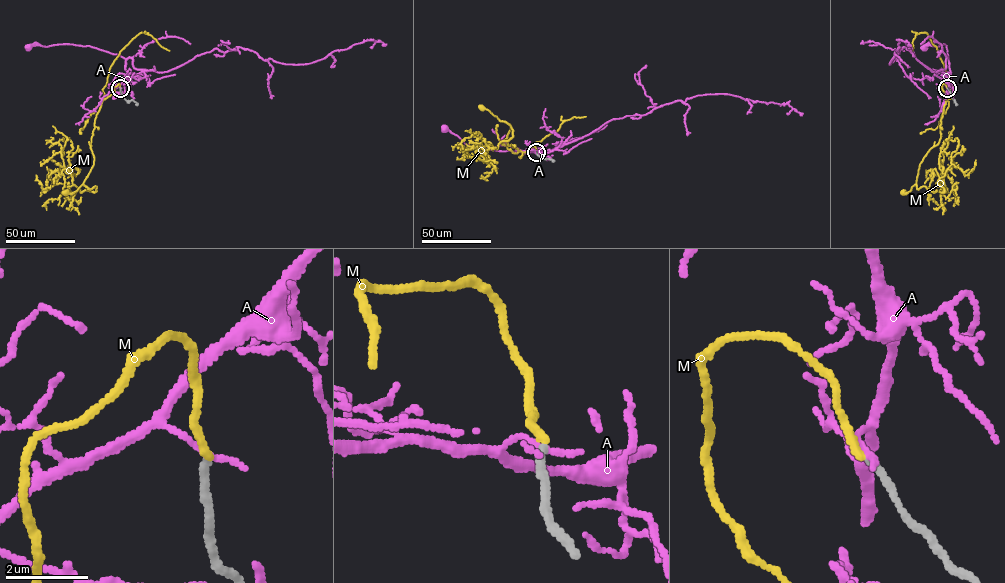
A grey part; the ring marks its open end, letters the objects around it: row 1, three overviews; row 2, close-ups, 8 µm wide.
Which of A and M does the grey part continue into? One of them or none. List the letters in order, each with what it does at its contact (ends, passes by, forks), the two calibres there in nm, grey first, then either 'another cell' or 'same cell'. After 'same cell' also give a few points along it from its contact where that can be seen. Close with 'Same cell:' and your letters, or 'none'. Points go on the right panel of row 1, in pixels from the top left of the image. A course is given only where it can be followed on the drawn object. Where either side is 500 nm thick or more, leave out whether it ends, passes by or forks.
A: it ends; calibres 190 and 160 nm; another cell
M: it ends; calibres 180 and 190 nm; same cell; course (947, 88), (942, 85), (947, 98), (939, 143), (920, 163), (916, 182), (911, 190), (903, 192)
Same cell: M

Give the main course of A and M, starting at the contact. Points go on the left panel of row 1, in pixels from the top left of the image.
A: (120, 88), (127, 71), (125, 59), (117, 54), (68, 44), (28, 46)
M: (120, 88), (119, 84), (102, 101), (96, 114), (90, 148), (94, 163), (88, 176), (77, 190), (65, 192)

